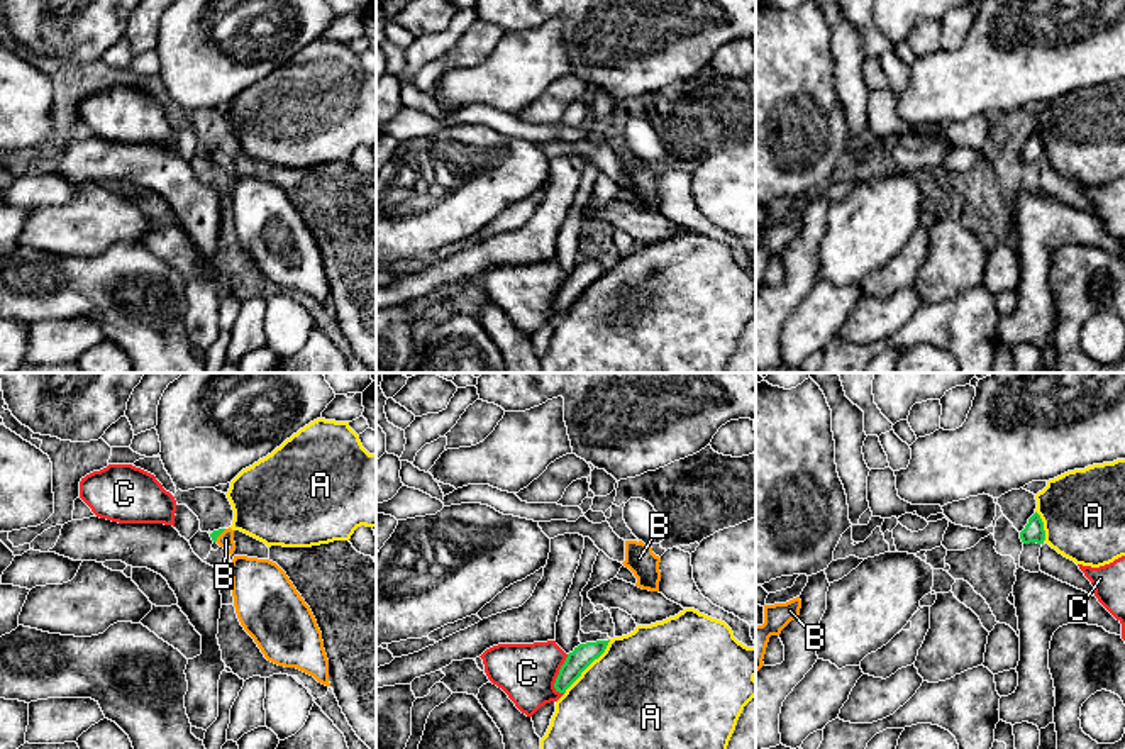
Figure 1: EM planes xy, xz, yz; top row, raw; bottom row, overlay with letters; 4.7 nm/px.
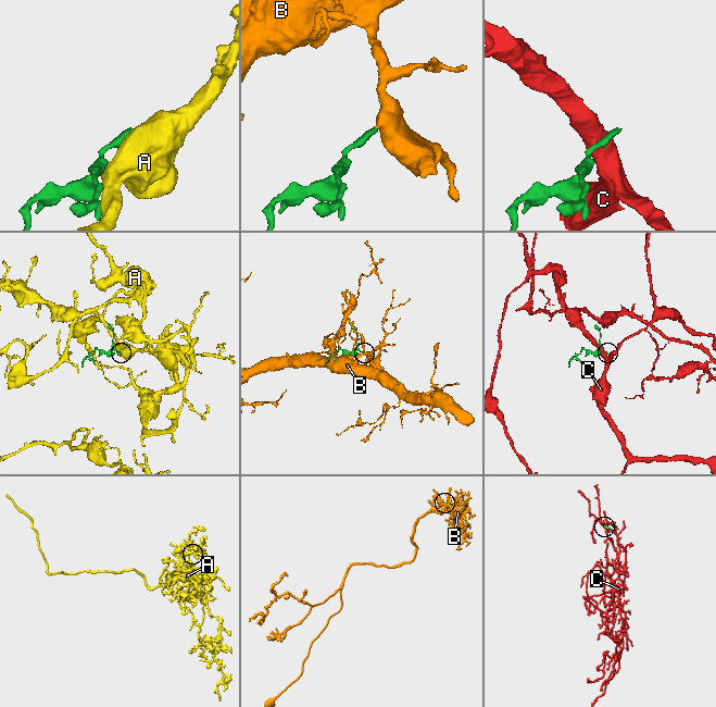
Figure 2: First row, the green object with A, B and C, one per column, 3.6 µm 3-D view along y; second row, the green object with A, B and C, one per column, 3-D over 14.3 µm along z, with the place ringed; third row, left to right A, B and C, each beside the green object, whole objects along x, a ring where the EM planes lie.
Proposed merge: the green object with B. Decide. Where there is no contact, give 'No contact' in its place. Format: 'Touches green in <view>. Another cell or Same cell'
Touches green in xy. Same cell

